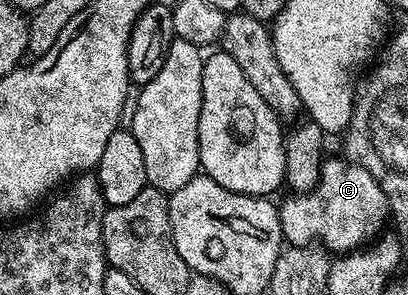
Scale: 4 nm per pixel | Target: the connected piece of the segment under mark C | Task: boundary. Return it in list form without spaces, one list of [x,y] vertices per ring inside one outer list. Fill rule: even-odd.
[[[326,158],[321,163],[319,182],[311,191],[289,194],[286,195],[285,201],[280,201],[281,235],[286,245],[301,248],[318,244],[324,246],[330,253],[348,254],[368,245],[382,231],[380,228],[384,226],[385,220],[387,224],[387,201],[380,182],[354,160],[340,159]]]

